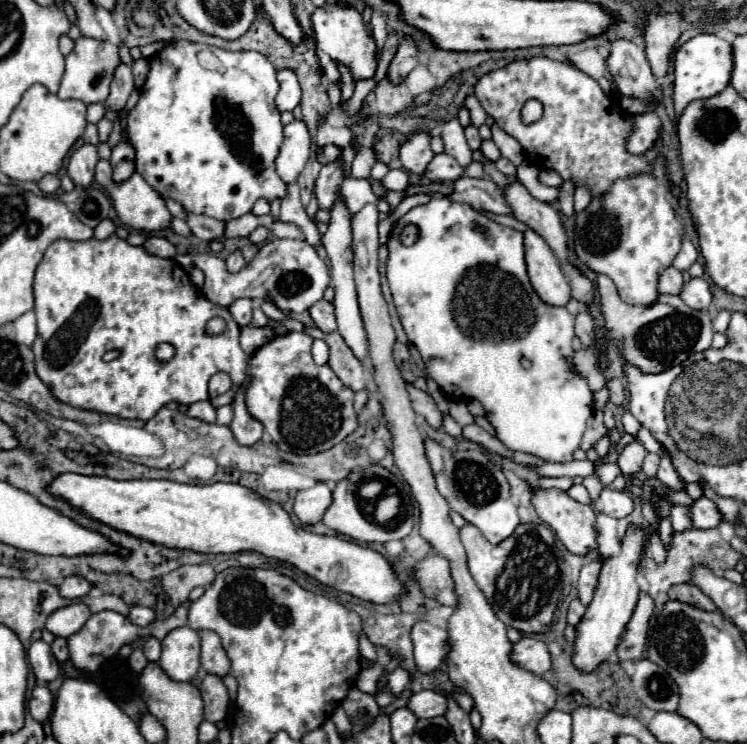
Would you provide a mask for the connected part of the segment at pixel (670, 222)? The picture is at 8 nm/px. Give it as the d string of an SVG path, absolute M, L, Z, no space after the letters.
M639 173L617 179L607 193L593 197L587 209L575 213L573 249L585 267L611 277L625 303L651 305L659 297L659 277L671 267L683 235L683 223L667 201L665 181Z

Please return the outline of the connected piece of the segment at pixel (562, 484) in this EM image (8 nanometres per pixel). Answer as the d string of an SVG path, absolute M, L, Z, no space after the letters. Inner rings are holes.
M541 477L539 485L541 487L559 487L563 491L567 491L573 485L573 479L569 479L569 477Z

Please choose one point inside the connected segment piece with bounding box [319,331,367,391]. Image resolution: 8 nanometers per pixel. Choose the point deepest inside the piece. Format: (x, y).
(347, 367)

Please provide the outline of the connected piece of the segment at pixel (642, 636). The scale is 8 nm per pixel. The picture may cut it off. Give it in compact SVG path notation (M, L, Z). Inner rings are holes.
M639 593L639 603L635 607L635 613L631 621L625 625L625 631L617 645L617 655L621 661L641 659L647 643L647 629L649 629L649 617L653 613L653 607L655 607L653 599L647 593Z

